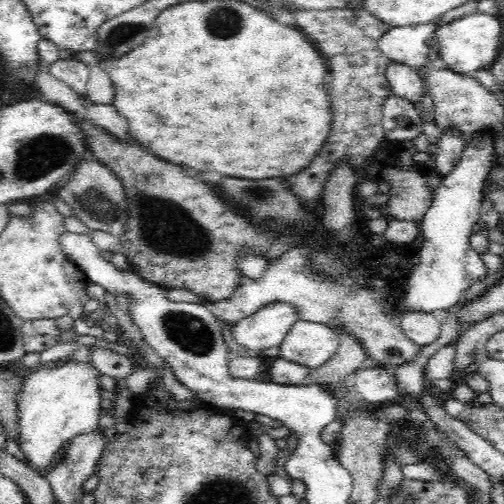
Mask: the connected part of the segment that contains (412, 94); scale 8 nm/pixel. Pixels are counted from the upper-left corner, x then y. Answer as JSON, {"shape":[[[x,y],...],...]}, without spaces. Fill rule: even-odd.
{"shape":[[[389,60],[388,68],[386,68],[386,78],[390,83],[392,92],[411,102],[413,105],[422,102],[425,84],[415,68],[398,64],[393,60]]]}

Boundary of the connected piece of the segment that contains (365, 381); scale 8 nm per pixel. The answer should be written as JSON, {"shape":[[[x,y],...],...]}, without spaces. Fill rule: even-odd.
{"shape":[[[379,365],[378,368],[374,366],[359,370],[354,376],[354,389],[355,393],[374,406],[397,401],[400,394],[396,376]]]}

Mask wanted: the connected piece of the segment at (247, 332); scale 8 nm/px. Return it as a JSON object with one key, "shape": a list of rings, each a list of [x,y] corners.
{"shape":[[[280,301],[259,308],[233,326],[233,340],[253,354],[280,347],[286,334],[300,320],[296,307]]]}

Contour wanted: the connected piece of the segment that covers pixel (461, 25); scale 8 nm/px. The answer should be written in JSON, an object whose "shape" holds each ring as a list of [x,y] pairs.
{"shape":[[[479,12],[445,23],[435,32],[435,40],[439,46],[438,56],[446,62],[450,70],[458,74],[470,74],[470,72],[490,68],[491,64],[496,62],[499,49],[502,47],[501,27],[500,16]]]}

